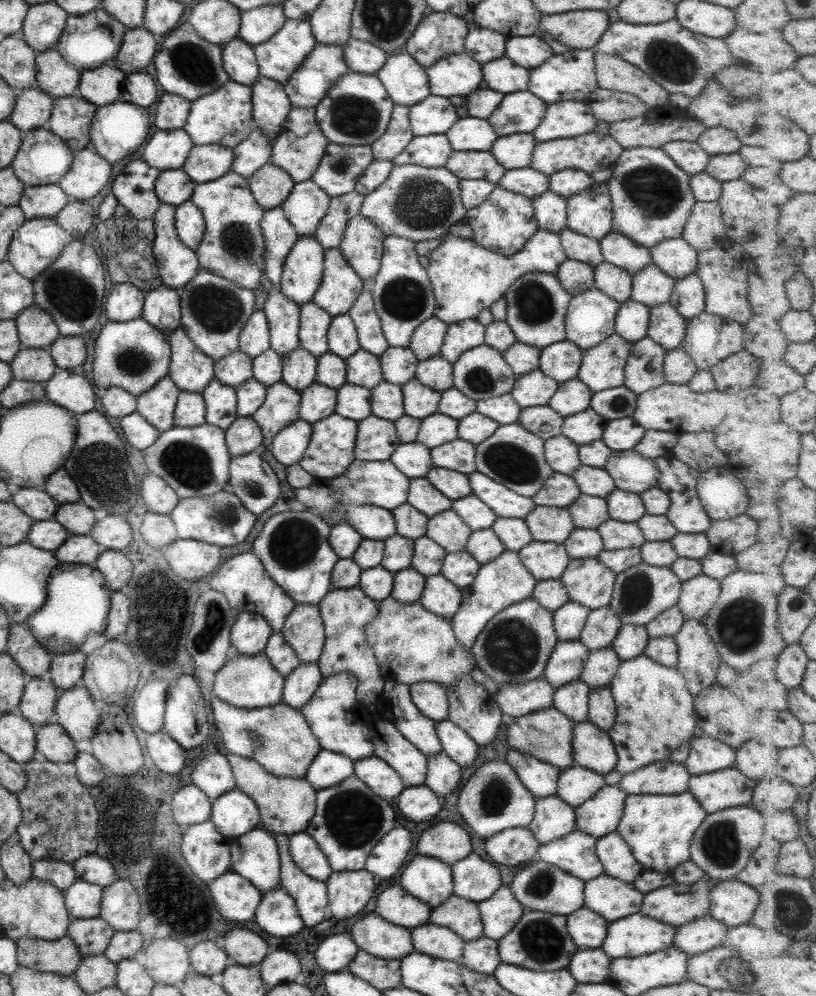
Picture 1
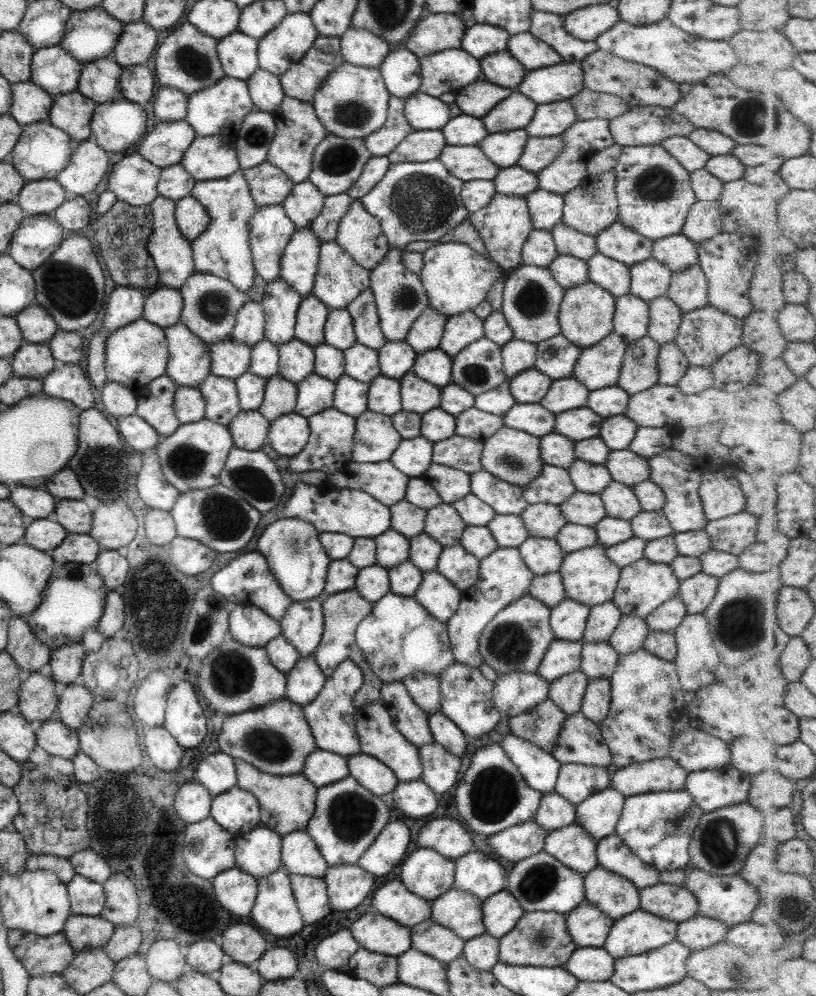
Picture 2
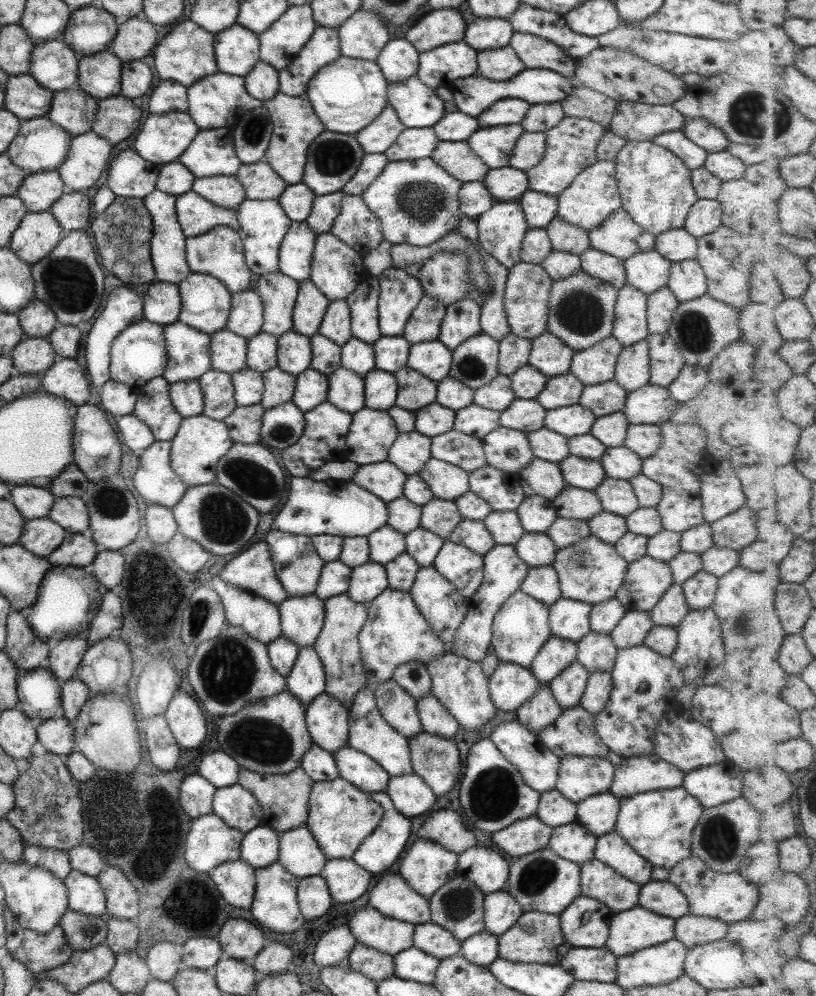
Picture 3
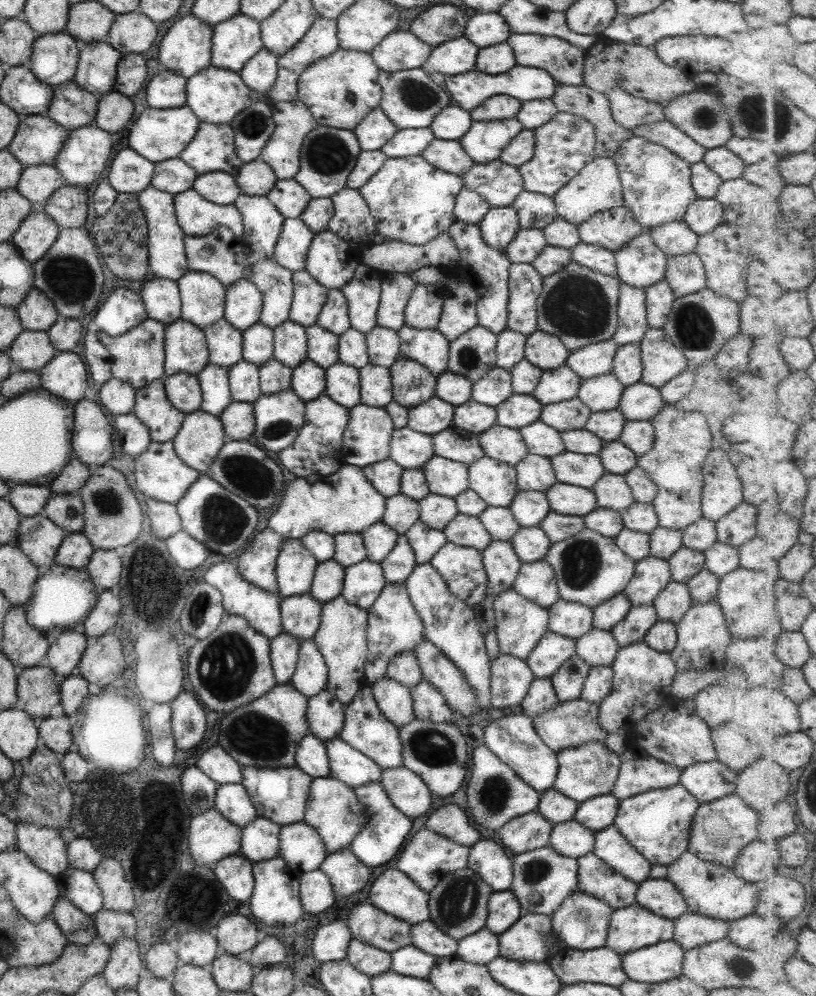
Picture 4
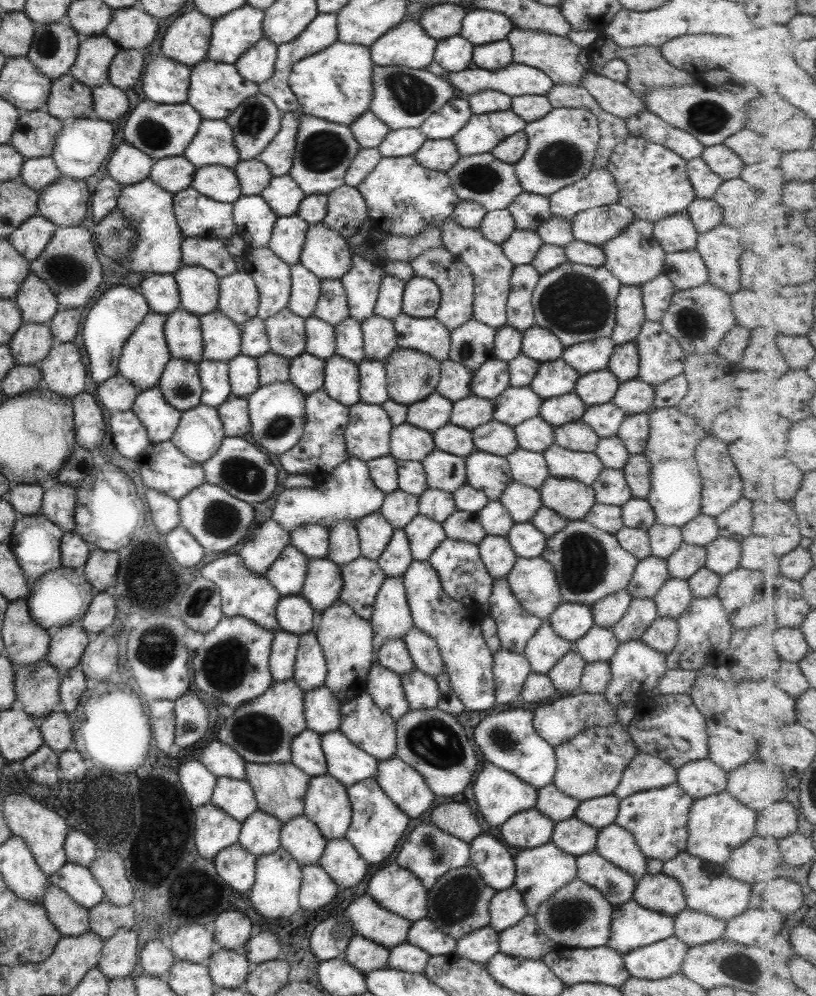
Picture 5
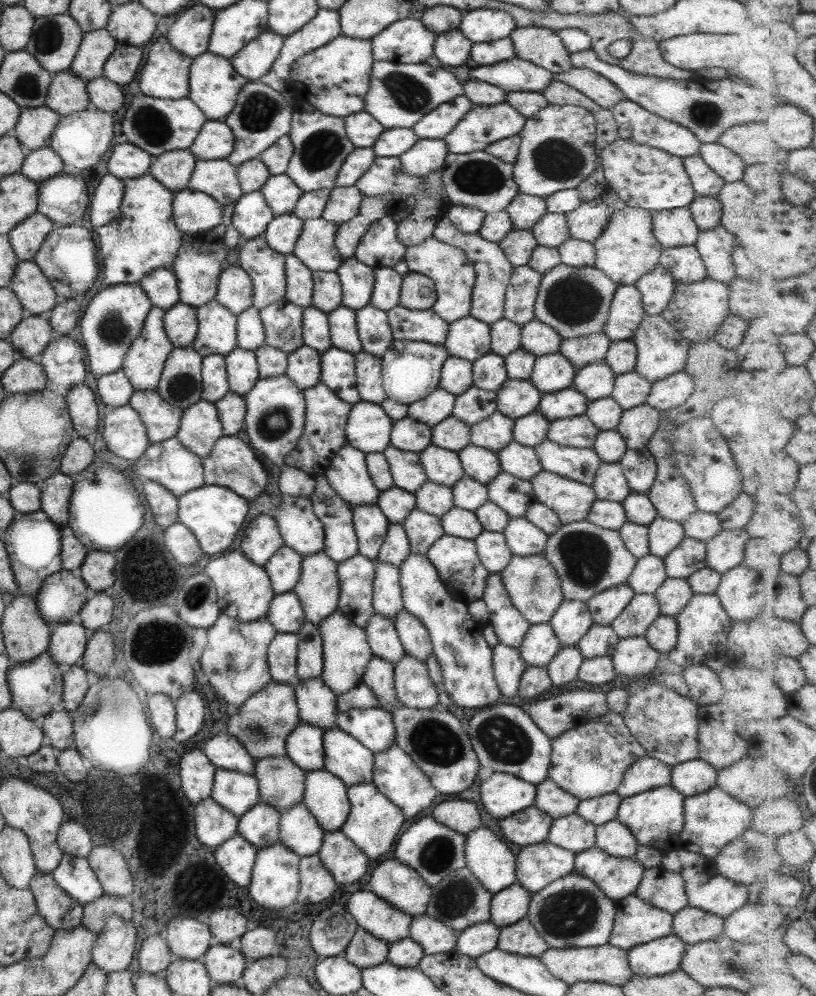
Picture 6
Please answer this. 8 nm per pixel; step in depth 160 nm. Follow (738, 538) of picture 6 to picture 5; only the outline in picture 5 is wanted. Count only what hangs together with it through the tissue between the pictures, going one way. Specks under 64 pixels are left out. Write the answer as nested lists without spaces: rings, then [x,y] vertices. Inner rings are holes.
[[[717,537],[704,546],[704,567],[719,577],[739,567],[740,543],[730,538]]]

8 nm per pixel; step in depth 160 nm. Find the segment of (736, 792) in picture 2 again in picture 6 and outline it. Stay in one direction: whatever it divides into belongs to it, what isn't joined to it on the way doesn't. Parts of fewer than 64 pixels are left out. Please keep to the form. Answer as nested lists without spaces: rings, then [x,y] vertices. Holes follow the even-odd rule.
[[[699,758],[676,764],[670,770],[670,786],[684,797],[701,794],[715,785],[717,771]]]

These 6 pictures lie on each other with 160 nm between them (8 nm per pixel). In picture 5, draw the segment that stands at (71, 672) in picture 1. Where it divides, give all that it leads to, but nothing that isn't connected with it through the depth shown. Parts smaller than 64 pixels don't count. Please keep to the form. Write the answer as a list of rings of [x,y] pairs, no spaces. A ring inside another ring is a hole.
[[[73,626],[59,627],[59,631],[50,639],[45,657],[53,669],[67,671],[73,669],[80,662],[90,637],[87,633]]]

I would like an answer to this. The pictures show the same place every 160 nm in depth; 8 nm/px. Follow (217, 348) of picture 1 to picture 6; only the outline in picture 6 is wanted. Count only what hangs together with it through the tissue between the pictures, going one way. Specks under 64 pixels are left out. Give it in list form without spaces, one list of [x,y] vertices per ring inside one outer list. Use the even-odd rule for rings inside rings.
[[[219,225],[211,233],[197,235],[182,234],[181,246],[177,249],[172,271],[176,278],[179,292],[179,303],[197,308],[214,300],[217,291],[217,279],[225,265],[224,258],[227,250],[222,241],[225,227]]]

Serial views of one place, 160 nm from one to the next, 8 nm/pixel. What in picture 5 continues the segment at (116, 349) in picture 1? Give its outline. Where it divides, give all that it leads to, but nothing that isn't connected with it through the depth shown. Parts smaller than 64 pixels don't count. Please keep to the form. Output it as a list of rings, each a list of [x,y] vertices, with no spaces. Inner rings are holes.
[[[148,311],[121,347],[121,354],[116,366],[117,372],[137,390],[155,387],[164,366],[169,362],[170,354],[163,332],[165,319],[166,315]]]

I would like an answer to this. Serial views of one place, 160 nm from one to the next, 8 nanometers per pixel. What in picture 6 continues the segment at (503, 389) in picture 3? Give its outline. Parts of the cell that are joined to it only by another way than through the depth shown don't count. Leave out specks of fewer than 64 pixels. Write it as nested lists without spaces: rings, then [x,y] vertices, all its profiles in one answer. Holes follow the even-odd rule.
[[[485,354],[472,362],[472,386],[481,390],[497,391],[507,380],[504,357]]]

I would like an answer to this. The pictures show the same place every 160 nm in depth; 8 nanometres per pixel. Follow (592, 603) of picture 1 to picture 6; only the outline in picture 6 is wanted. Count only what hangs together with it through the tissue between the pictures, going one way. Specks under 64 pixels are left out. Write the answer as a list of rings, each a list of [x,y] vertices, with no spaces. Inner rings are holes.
[[[585,519],[561,525],[548,535],[541,555],[548,559],[559,577],[562,600],[587,602],[612,586],[625,584],[636,558],[625,548],[616,530],[599,528]]]

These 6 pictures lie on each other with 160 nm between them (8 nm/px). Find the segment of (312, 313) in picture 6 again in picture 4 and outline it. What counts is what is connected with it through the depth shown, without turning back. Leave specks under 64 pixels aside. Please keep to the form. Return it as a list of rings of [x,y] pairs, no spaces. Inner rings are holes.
[[[313,324],[304,327],[306,332],[306,359],[325,370],[338,362],[338,336]]]

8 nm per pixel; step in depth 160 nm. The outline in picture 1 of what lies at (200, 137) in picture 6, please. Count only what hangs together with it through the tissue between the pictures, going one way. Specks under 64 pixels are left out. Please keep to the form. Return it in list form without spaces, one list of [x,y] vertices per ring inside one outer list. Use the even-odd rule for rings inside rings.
[[[217,144],[193,145],[181,170],[194,184],[202,184],[224,176],[232,162],[231,148]]]

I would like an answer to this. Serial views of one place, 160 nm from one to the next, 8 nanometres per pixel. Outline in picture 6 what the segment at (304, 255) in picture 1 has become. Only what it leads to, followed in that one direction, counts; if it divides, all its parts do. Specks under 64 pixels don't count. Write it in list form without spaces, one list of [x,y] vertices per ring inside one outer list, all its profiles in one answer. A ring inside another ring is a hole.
[[[281,214],[267,224],[262,237],[271,250],[279,254],[292,254],[293,247],[301,235],[303,221],[293,214]]]

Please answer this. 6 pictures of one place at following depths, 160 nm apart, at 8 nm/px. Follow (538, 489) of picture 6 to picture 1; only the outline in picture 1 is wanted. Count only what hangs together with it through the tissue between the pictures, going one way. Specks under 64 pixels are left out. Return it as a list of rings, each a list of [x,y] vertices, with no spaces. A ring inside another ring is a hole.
[[[579,493],[566,509],[576,528],[596,530],[602,522],[609,519],[606,500],[586,494]]]

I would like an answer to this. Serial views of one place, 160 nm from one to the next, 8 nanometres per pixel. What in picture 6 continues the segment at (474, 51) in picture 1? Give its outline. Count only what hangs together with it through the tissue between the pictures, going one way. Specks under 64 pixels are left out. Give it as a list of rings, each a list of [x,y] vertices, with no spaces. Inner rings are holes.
[[[480,8],[463,13],[458,30],[472,43],[507,38],[517,25],[502,10]]]

